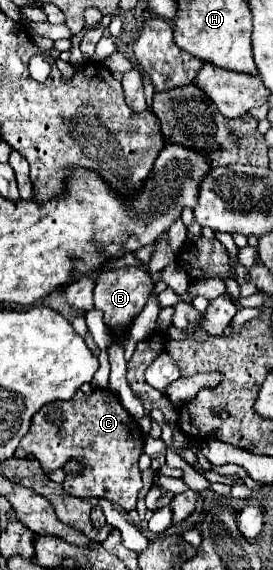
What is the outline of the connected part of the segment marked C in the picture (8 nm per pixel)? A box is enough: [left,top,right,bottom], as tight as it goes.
[20,389,144,511]

